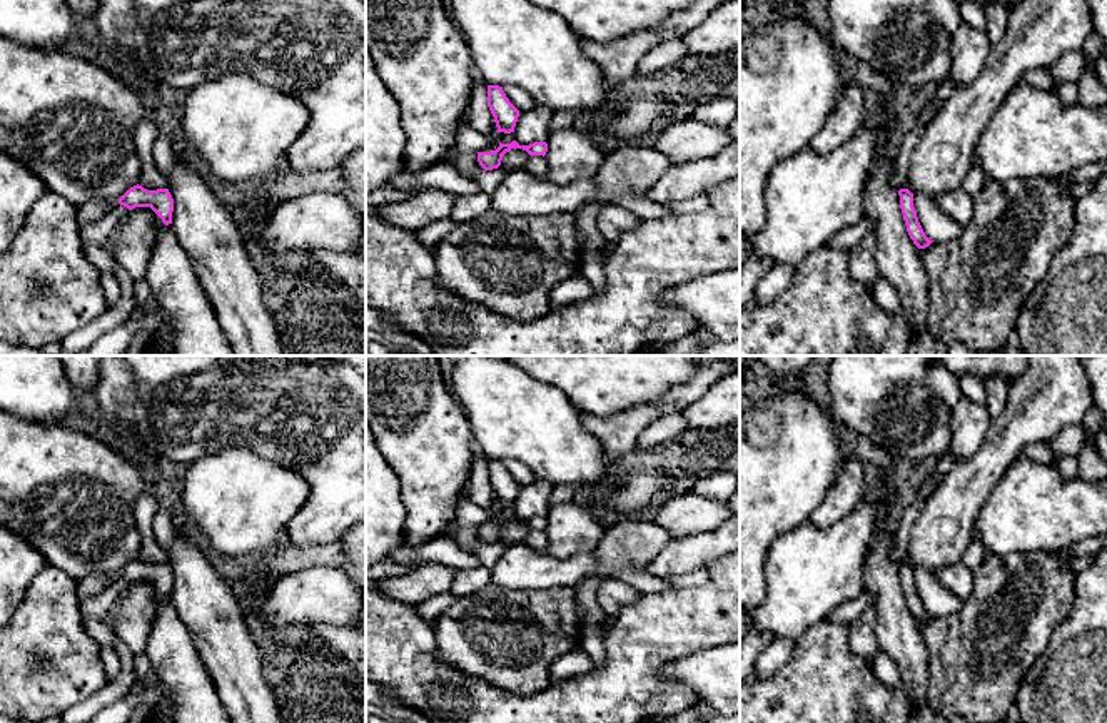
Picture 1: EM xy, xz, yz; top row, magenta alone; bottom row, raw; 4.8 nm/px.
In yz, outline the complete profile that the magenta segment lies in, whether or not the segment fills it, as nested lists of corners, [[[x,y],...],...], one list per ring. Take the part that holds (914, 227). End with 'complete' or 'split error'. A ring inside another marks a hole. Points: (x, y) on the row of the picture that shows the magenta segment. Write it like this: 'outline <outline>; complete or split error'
outline [[[900,189],[898,195],[900,195],[900,209],[902,209],[903,220],[905,220],[910,239],[918,249],[928,247],[933,240],[930,240],[925,235],[918,222],[917,210],[913,207],[913,194],[908,189]]]; complete

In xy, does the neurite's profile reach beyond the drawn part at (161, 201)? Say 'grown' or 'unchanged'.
unchanged

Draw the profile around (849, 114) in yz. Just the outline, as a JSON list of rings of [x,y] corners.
[[[852,82],[845,85],[823,127],[815,134],[810,149],[826,154],[847,144],[868,120],[863,88]]]

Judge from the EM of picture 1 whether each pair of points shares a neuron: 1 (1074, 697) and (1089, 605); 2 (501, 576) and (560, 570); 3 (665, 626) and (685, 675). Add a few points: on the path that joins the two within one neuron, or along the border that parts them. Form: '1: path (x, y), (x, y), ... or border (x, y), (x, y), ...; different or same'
1: path (1089, 673), (1089, 628); same
2: path (516, 571), (545, 571); same
3: border (715, 647), (670, 660), (660, 670); different

